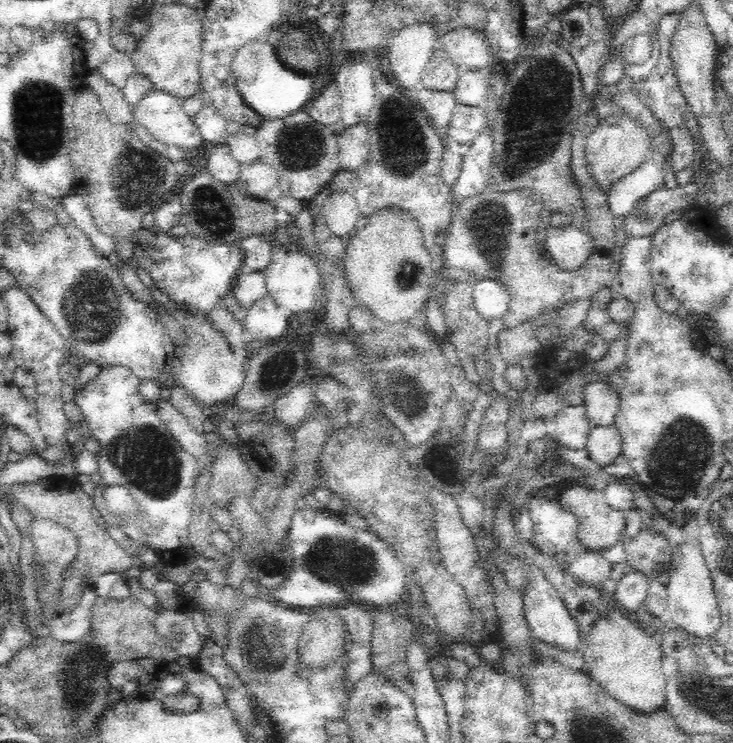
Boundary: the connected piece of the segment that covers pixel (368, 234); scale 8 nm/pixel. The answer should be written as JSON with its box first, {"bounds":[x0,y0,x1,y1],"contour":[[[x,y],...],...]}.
{"bounds":[344,207,433,322],"contour":[[[387,207],[376,210],[368,219],[368,224],[360,231],[355,231],[347,241],[346,256],[344,256],[344,273],[348,286],[355,296],[355,302],[365,304],[380,320],[398,322],[398,320],[410,320],[410,316],[420,310],[426,302],[426,298],[432,287],[430,270],[433,258],[424,248],[422,229],[416,218],[400,208]]]}

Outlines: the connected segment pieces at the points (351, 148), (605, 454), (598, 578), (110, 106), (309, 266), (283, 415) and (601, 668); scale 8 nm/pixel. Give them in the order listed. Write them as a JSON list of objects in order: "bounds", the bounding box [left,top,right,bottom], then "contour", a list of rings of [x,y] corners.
[{"bounds":[337,123,368,172],"contour":[[[358,123],[345,127],[337,136],[338,156],[341,169],[354,172],[365,160],[368,160],[368,127]]]},{"bounds":[585,425,622,466],"contour":[[[615,425],[592,426],[585,446],[590,460],[600,466],[612,464],[622,452],[622,439]]]},{"bounds":[567,551,612,584],"contour":[[[586,551],[579,558],[569,557],[567,572],[578,582],[598,584],[610,578],[612,563],[596,551]]]},{"bounds":[85,68,133,123],"contour":[[[98,68],[87,70],[85,86],[90,87],[98,95],[103,111],[112,123],[130,122],[133,107],[124,98],[123,89],[110,84]]]},{"bounds":[264,252,321,314],"contour":[[[288,252],[284,260],[270,262],[264,272],[268,294],[276,304],[296,314],[316,306],[321,277],[316,262],[304,252]]]},{"bounds":[274,383,315,428],"contour":[[[305,383],[297,384],[274,402],[274,419],[290,428],[297,427],[315,405],[313,388]]]},{"bounds":[582,605,666,714],"contour":[[[616,605],[608,614],[600,616],[595,622],[593,629],[586,635],[588,646],[582,650],[584,652],[584,673],[588,674],[592,680],[600,684],[616,701],[628,706],[635,712],[650,714],[656,710],[664,709],[666,704],[666,677],[662,670],[662,647],[658,640],[650,632],[644,632],[640,626],[630,622],[626,615],[622,615]]]}]

